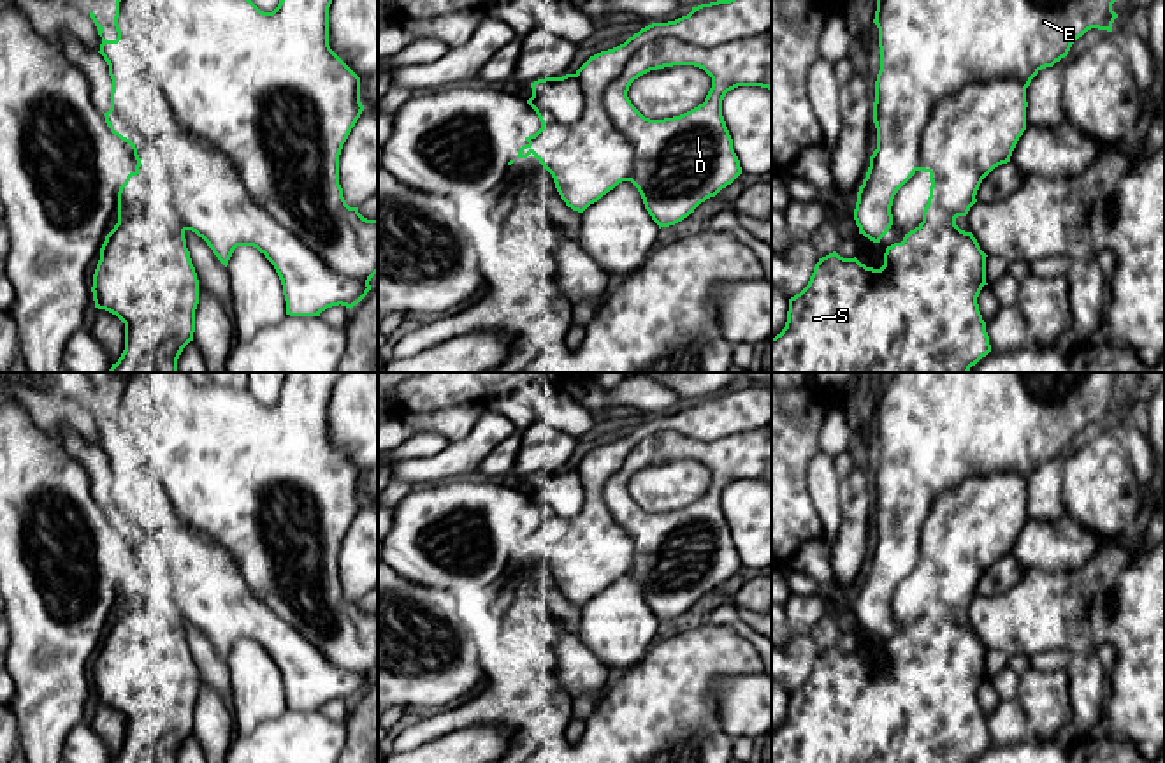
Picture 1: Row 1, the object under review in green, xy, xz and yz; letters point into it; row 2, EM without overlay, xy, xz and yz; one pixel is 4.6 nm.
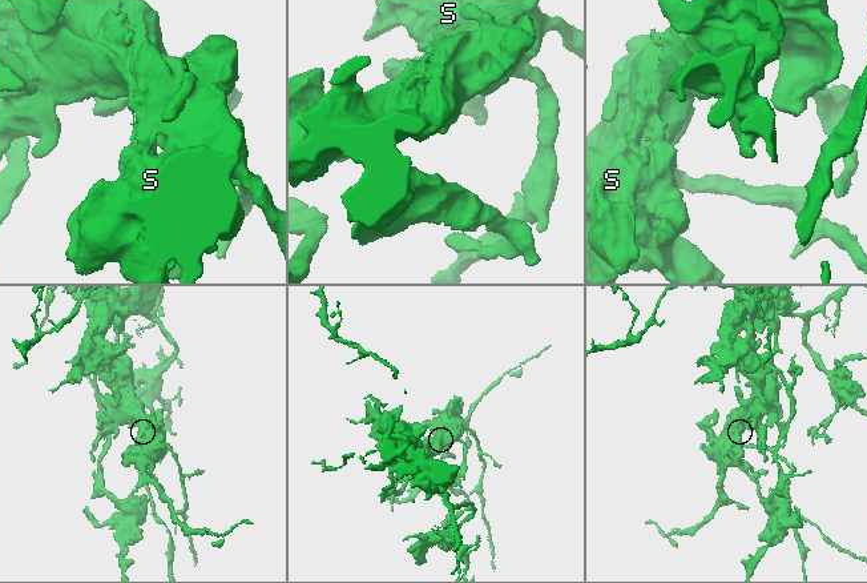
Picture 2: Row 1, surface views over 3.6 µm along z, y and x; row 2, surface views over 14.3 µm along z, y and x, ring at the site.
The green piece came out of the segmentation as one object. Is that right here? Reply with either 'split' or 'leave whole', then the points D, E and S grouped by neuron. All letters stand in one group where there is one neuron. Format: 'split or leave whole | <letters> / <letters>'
leave whole | D E S

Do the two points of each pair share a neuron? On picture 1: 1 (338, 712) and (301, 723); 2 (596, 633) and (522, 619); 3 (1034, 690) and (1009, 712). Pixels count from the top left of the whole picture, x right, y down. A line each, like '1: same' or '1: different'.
1: different
2: different
3: different

